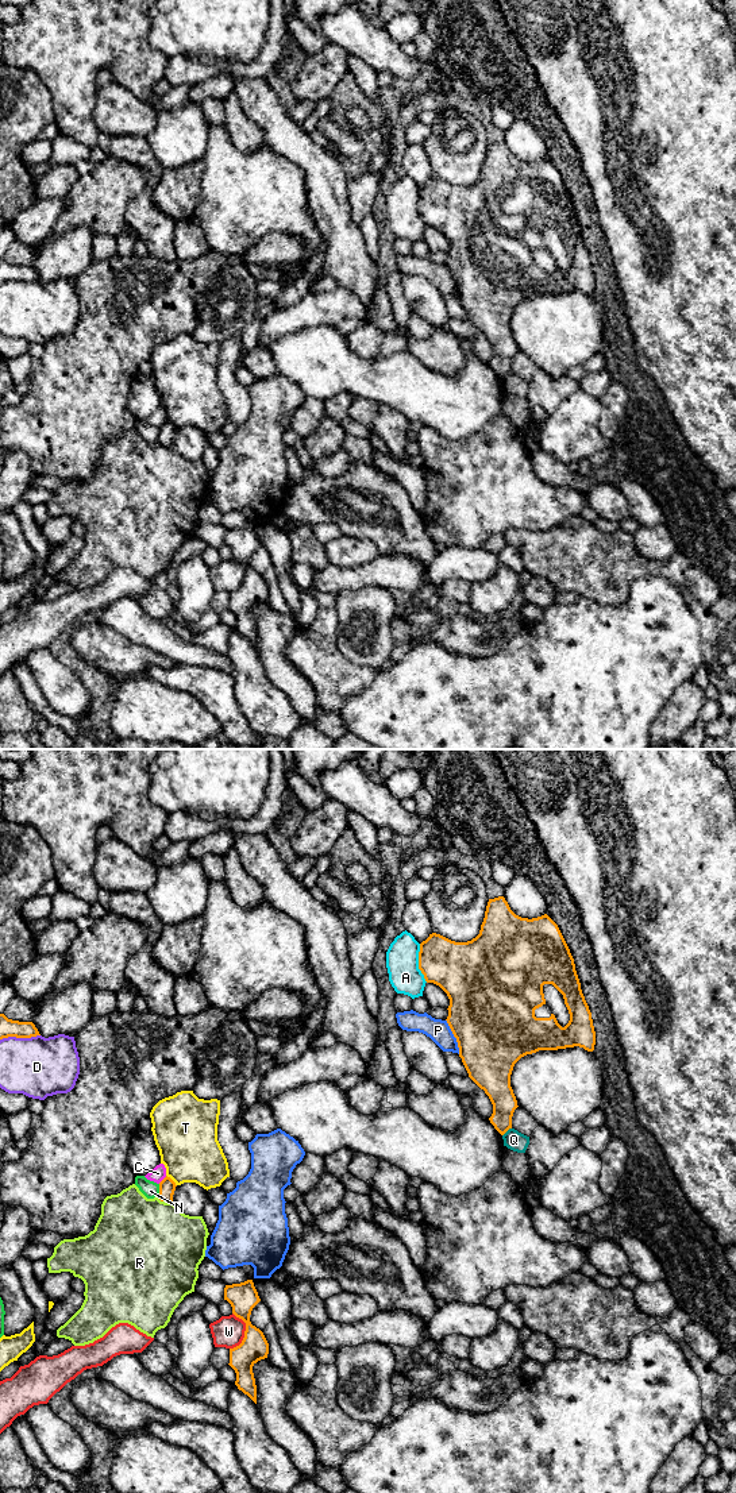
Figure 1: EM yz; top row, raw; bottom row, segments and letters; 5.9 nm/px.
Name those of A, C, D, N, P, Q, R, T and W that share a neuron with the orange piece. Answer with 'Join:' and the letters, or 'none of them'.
Join: T

